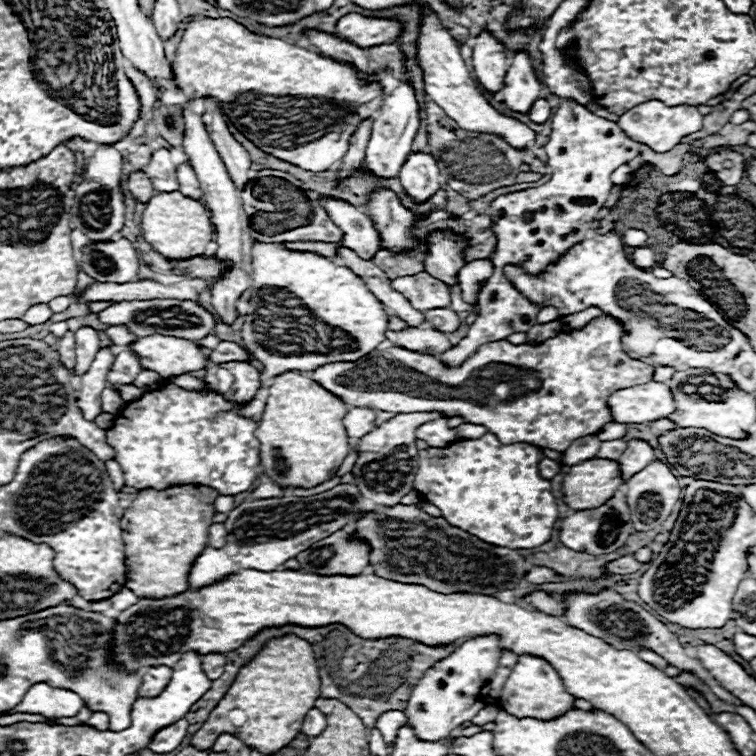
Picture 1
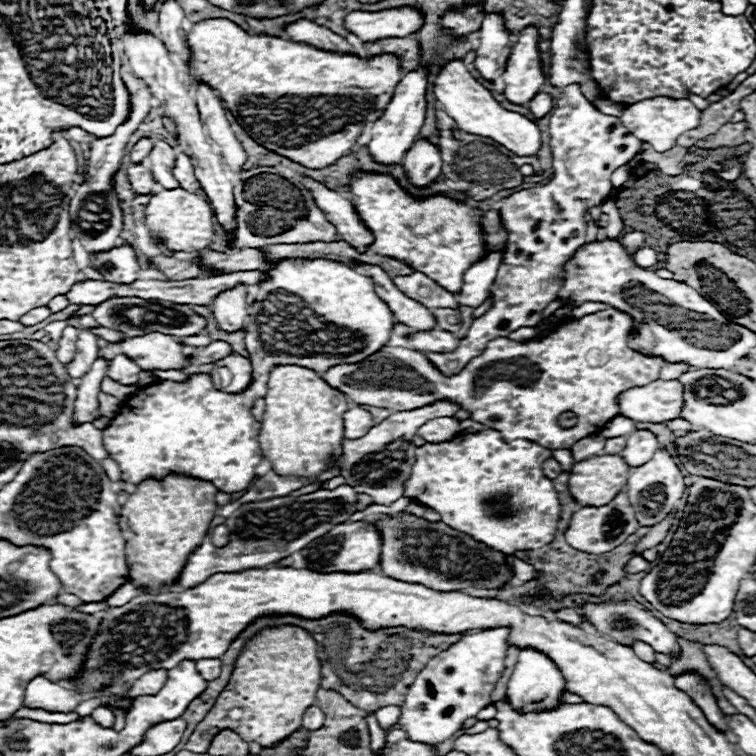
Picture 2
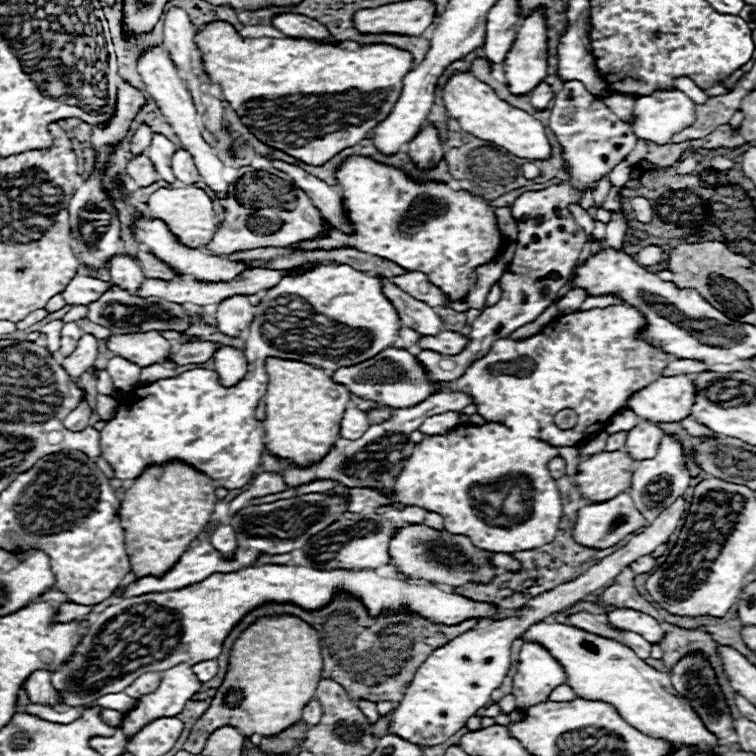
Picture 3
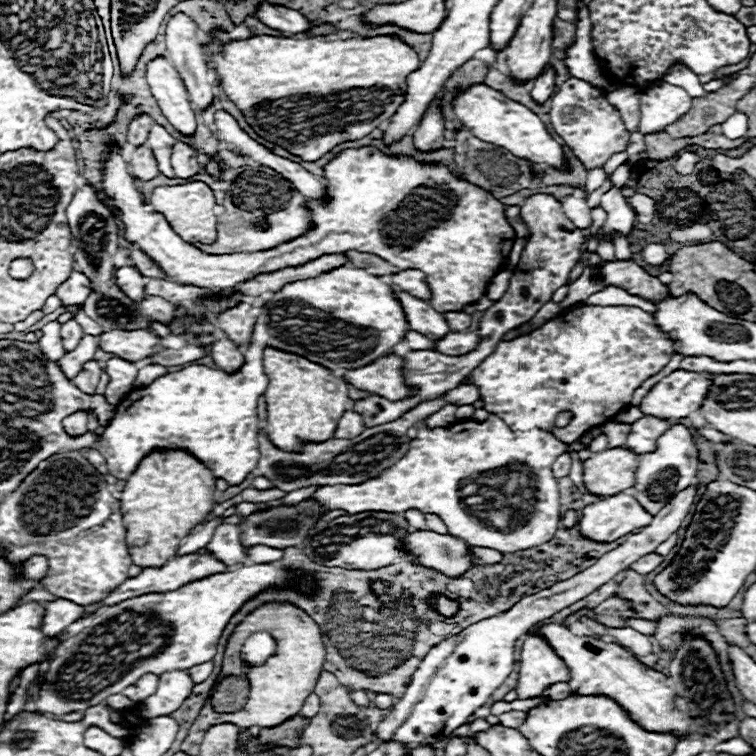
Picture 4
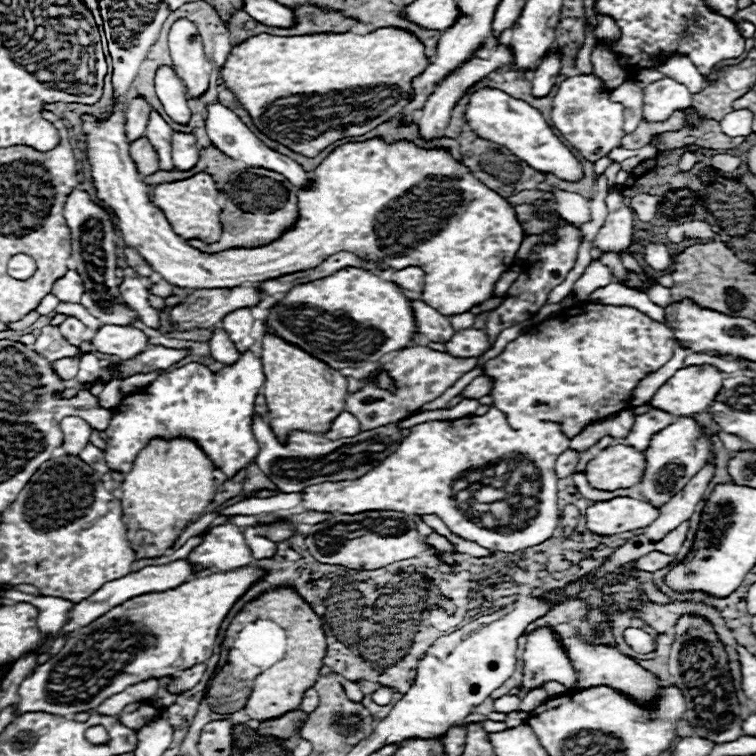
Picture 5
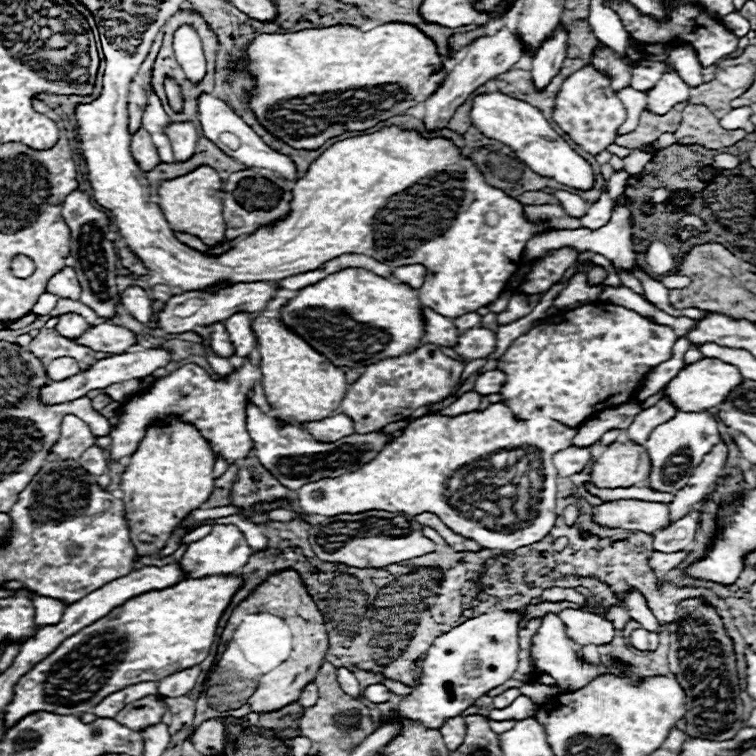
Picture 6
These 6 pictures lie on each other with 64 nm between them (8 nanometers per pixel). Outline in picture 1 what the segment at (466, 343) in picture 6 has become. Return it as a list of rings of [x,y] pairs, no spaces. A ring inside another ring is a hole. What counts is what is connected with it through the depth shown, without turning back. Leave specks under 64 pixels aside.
[[[406,328],[400,332],[386,332],[386,338],[400,348],[412,350],[412,352],[426,352],[426,354],[442,354],[450,346],[450,340],[444,332],[432,330],[432,328]]]

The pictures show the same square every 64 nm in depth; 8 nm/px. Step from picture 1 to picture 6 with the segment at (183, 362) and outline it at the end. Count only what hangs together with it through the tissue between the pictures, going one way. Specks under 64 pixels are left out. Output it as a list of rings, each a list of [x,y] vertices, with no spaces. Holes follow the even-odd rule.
[[[104,322],[104,324],[92,326],[84,336],[76,340],[76,344],[88,346],[96,352],[118,354],[118,352],[128,352],[130,348],[136,346],[136,334],[124,326]]]

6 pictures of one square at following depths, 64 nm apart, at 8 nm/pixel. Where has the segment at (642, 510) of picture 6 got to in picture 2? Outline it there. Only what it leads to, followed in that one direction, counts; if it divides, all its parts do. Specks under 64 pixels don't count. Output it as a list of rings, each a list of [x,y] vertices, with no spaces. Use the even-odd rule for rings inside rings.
[[[618,492],[618,496],[614,500],[610,500],[606,506],[600,506],[600,508],[584,506],[578,512],[574,512],[568,522],[568,528],[564,532],[564,538],[572,548],[578,548],[578,550],[590,552],[590,554],[604,554],[604,552],[614,550],[616,546],[620,546],[636,530],[638,530],[638,522],[634,520],[634,510],[630,506],[630,500],[628,500],[626,492]]]

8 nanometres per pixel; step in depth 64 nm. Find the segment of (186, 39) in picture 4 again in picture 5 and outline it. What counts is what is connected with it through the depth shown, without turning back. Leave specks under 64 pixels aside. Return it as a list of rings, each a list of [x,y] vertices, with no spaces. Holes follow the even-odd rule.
[[[178,18],[168,32],[168,48],[174,70],[190,90],[190,96],[200,98],[208,90],[212,64],[204,56],[202,38],[196,26],[186,18]]]

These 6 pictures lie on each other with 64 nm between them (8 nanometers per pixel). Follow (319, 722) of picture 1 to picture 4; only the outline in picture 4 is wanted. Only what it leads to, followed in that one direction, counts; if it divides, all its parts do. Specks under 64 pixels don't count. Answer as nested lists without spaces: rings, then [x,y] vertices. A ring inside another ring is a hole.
[[[310,694],[310,696],[306,698],[306,702],[304,702],[302,716],[304,716],[304,718],[314,718],[314,716],[318,714],[318,710],[320,710],[320,700],[318,700],[316,694]]]

